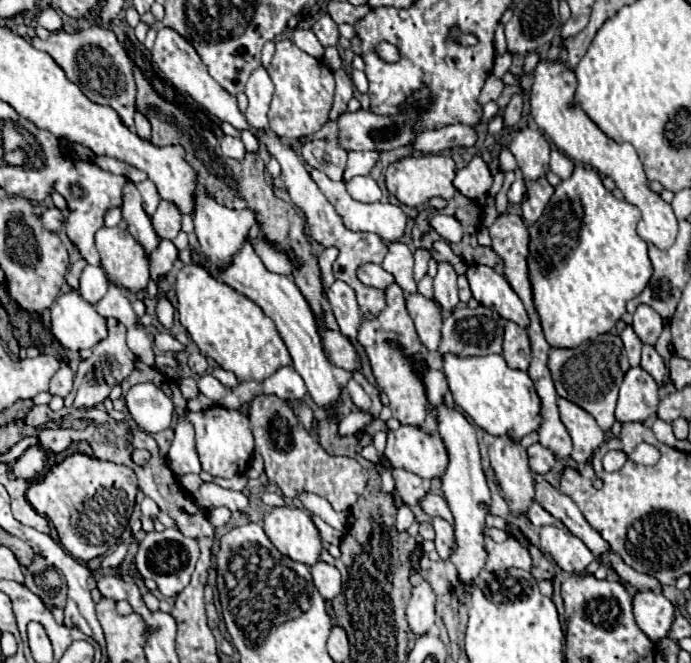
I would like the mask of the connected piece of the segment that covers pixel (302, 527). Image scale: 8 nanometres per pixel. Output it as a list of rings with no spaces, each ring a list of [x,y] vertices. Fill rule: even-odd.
[[[273,507],[263,519],[263,529],[273,545],[287,557],[293,557],[293,561],[305,565],[315,565],[319,561],[323,545],[307,509]]]

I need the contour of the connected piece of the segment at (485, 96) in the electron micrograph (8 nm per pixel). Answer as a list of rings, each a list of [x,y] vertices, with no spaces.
[[[491,75],[491,77],[486,80],[485,87],[481,90],[478,103],[481,103],[481,106],[483,106],[489,101],[495,101],[495,99],[501,95],[501,91],[503,91],[501,79],[497,79],[497,77]]]

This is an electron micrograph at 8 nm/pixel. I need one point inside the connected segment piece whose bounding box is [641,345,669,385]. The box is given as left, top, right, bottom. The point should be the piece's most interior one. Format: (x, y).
(651, 361)

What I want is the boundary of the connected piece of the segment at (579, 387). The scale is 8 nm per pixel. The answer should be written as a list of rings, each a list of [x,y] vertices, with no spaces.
[[[605,333],[599,335],[593,341],[585,341],[575,349],[551,349],[549,353],[549,361],[547,367],[551,371],[551,379],[553,385],[559,393],[559,397],[573,401],[585,409],[587,413],[591,413],[595,417],[595,421],[599,423],[599,427],[609,433],[611,425],[615,423],[615,403],[617,403],[617,393],[619,393],[619,385],[623,381],[623,367],[621,363],[627,363],[627,355],[623,349],[623,341],[617,335]]]

